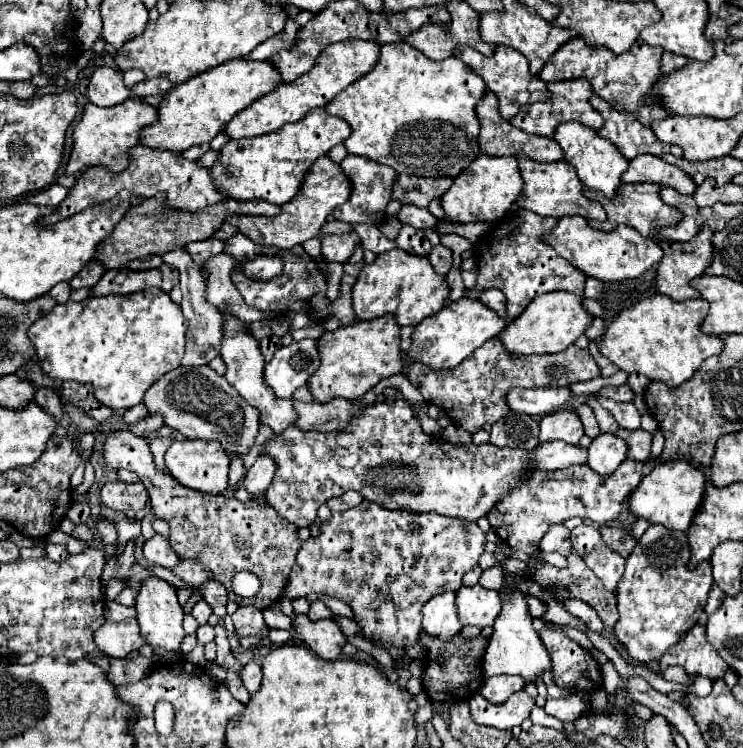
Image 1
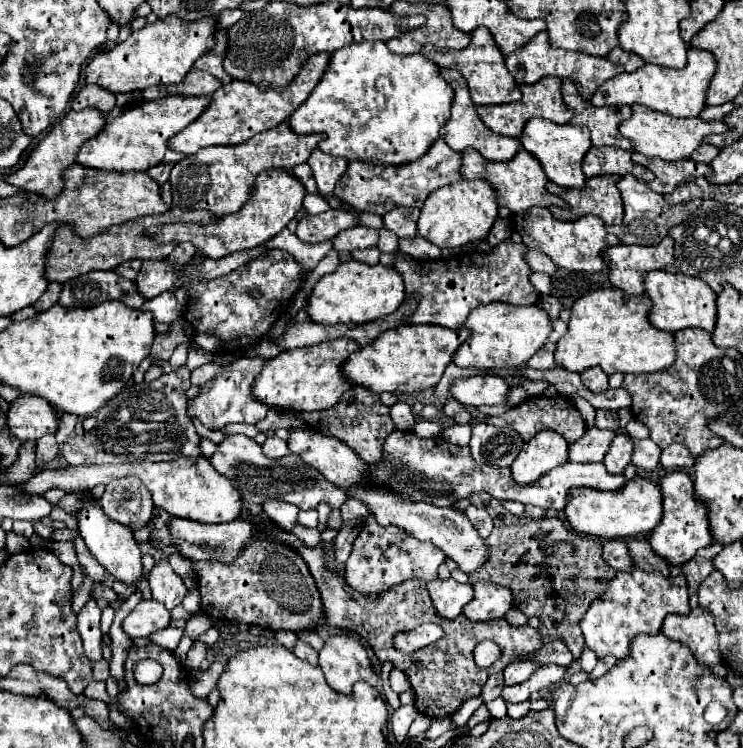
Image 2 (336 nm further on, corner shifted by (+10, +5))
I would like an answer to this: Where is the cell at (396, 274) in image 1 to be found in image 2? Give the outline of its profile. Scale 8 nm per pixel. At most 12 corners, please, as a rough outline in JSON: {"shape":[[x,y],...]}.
{"shape":[[356,260],[322,276],[306,314],[366,324],[404,302],[402,276]]}

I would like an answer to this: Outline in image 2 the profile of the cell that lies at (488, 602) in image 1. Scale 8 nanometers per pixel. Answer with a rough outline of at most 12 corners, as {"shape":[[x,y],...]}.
{"shape":[[492,582],[474,584],[464,608],[472,622],[502,618],[512,590]]}

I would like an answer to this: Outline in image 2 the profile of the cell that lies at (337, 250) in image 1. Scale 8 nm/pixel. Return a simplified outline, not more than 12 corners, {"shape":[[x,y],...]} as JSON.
{"shape":[[352,226],[334,238],[334,250],[378,244],[378,230]]}

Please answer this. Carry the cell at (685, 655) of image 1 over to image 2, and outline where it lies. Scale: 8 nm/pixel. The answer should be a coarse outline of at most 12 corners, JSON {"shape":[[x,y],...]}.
{"shape":[[710,612],[670,614],[662,634],[710,668],[722,662]]}

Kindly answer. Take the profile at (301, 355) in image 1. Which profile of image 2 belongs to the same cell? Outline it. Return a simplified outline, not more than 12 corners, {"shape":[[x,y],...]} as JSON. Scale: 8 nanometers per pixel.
{"shape":[[240,358],[188,400],[208,430],[256,424],[268,406],[250,396],[262,358]]}

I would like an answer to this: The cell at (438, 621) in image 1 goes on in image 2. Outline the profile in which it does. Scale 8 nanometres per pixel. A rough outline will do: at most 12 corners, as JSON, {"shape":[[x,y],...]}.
{"shape":[[454,578],[428,582],[438,616],[460,616],[474,596],[470,584]]}

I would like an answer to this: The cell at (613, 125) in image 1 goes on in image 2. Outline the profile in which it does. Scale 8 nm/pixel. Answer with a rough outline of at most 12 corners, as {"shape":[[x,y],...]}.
{"shape":[[562,80],[570,122],[588,126],[594,146],[632,150],[618,126],[630,106],[596,108],[580,98],[576,84]]}

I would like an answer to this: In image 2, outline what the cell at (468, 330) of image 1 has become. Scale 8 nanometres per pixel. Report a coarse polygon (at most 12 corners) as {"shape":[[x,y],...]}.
{"shape":[[398,326],[342,374],[374,394],[434,388],[468,334]]}

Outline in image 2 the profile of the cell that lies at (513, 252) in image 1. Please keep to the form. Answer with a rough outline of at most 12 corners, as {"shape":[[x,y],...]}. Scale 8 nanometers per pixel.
{"shape":[[524,244],[392,268],[418,306],[404,324],[456,330],[490,302],[538,300]]}

